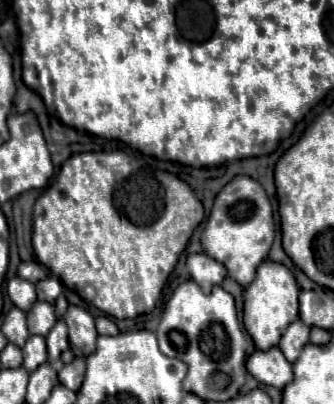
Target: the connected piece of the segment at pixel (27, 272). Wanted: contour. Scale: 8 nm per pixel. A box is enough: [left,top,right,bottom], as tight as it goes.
[19,262,47,282]

